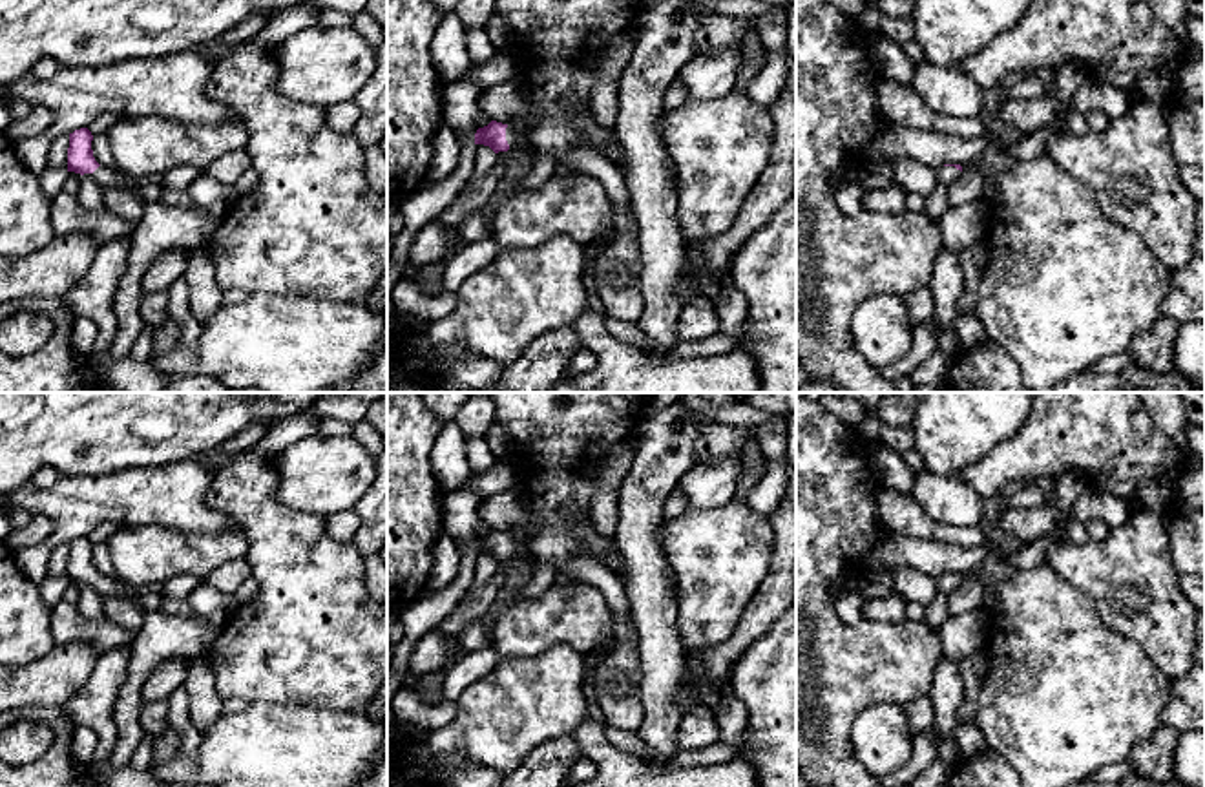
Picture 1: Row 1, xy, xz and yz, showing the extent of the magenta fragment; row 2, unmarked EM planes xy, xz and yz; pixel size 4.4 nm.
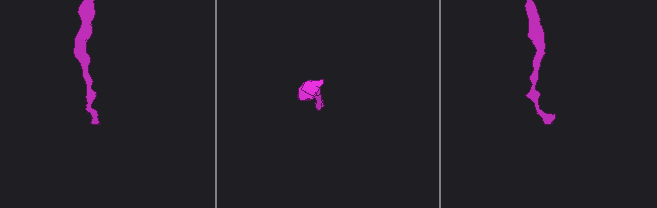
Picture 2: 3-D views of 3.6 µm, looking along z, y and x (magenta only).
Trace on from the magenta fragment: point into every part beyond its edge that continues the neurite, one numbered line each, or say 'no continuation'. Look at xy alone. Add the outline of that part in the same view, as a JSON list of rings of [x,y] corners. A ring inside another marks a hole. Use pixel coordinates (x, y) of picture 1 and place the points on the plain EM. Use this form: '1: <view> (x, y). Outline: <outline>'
1: xy (104, 585). Outline: [[[99,575],[91,584],[102,595],[128,597],[130,601],[139,603],[139,599],[133,597],[128,592],[126,584],[122,581],[119,581],[117,577]]]

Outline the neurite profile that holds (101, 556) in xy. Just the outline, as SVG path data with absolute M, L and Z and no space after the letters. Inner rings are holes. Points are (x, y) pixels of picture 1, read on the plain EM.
M108 542L93 544L91 550L93 566L100 575L115 577L115 568L111 561L111 553Z

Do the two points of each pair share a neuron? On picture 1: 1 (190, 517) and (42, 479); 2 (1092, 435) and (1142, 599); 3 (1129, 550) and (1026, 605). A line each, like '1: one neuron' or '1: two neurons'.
1: two neurons
2: one neuron
3: two neurons

